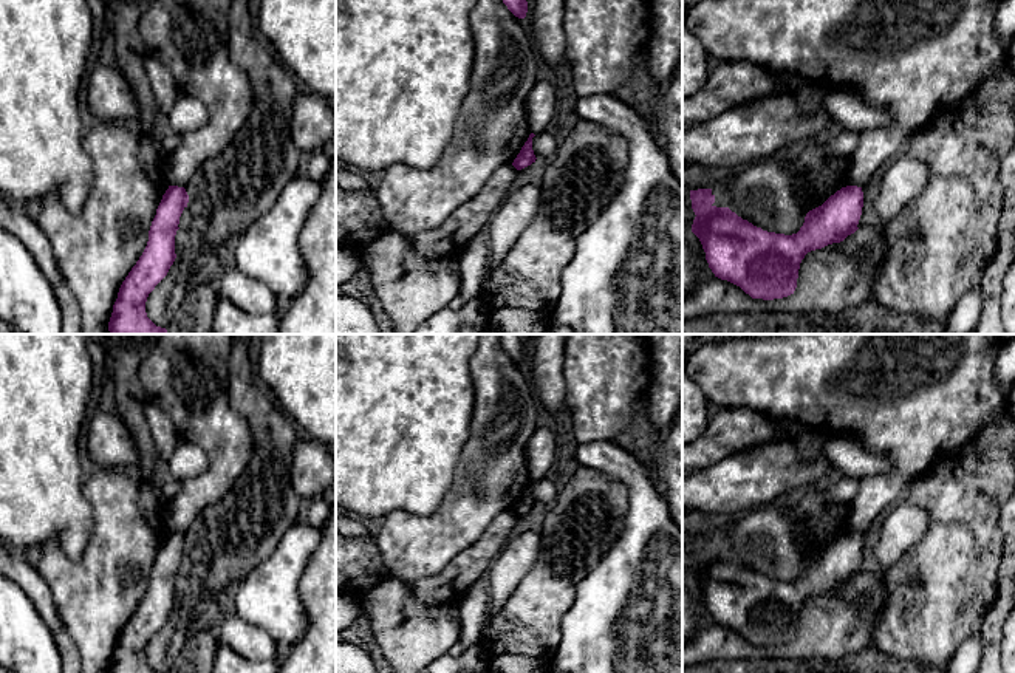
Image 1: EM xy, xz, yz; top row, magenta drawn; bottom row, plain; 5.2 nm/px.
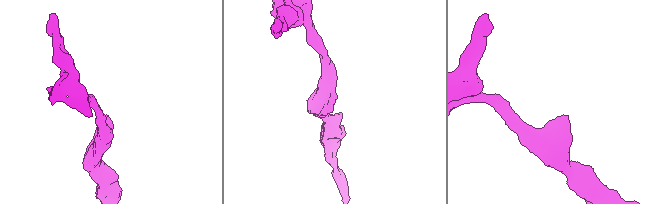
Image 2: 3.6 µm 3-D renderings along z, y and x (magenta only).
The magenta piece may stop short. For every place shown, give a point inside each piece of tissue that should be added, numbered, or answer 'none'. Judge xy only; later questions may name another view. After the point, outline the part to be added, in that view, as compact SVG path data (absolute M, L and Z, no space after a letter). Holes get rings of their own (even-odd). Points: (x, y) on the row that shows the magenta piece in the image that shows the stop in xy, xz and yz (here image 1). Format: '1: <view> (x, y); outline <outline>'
none

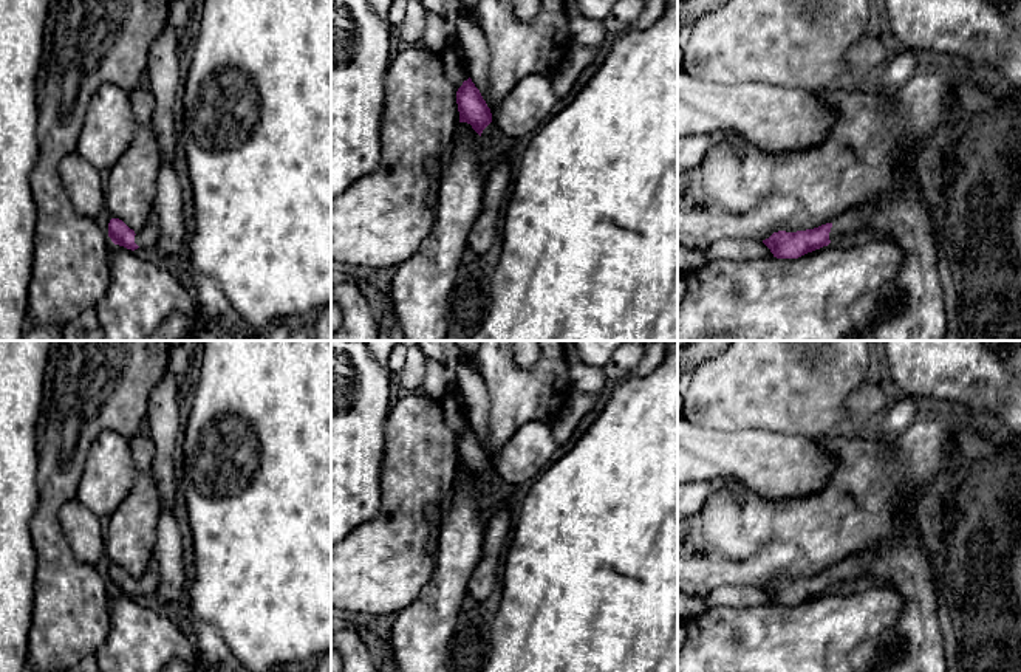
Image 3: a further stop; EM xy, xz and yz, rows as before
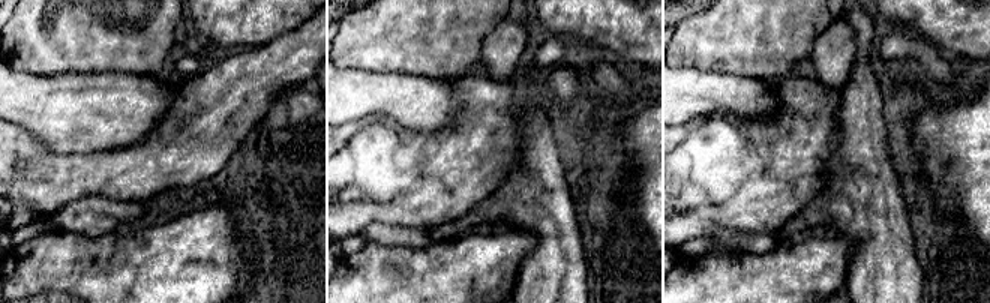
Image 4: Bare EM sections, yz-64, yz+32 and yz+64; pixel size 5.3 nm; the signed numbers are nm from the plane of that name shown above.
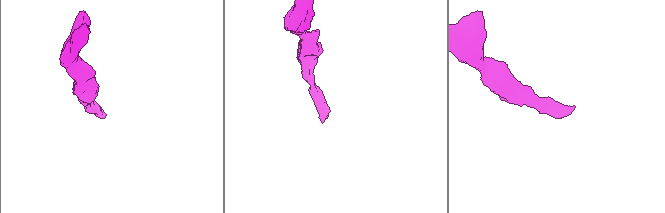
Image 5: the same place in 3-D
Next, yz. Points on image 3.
1: yz (901, 214); outline M914 159L902 161L899 180L900 184L894 189L832 220L829 240L852 238L857 232L872 228L876 237L896 240L905 252L896 277L905 300L890 319L877 322L872 330L874 341L944 341L947 334L944 290Z

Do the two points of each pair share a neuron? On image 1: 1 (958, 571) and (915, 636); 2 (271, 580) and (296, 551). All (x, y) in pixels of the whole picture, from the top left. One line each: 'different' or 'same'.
1: same
2: same

